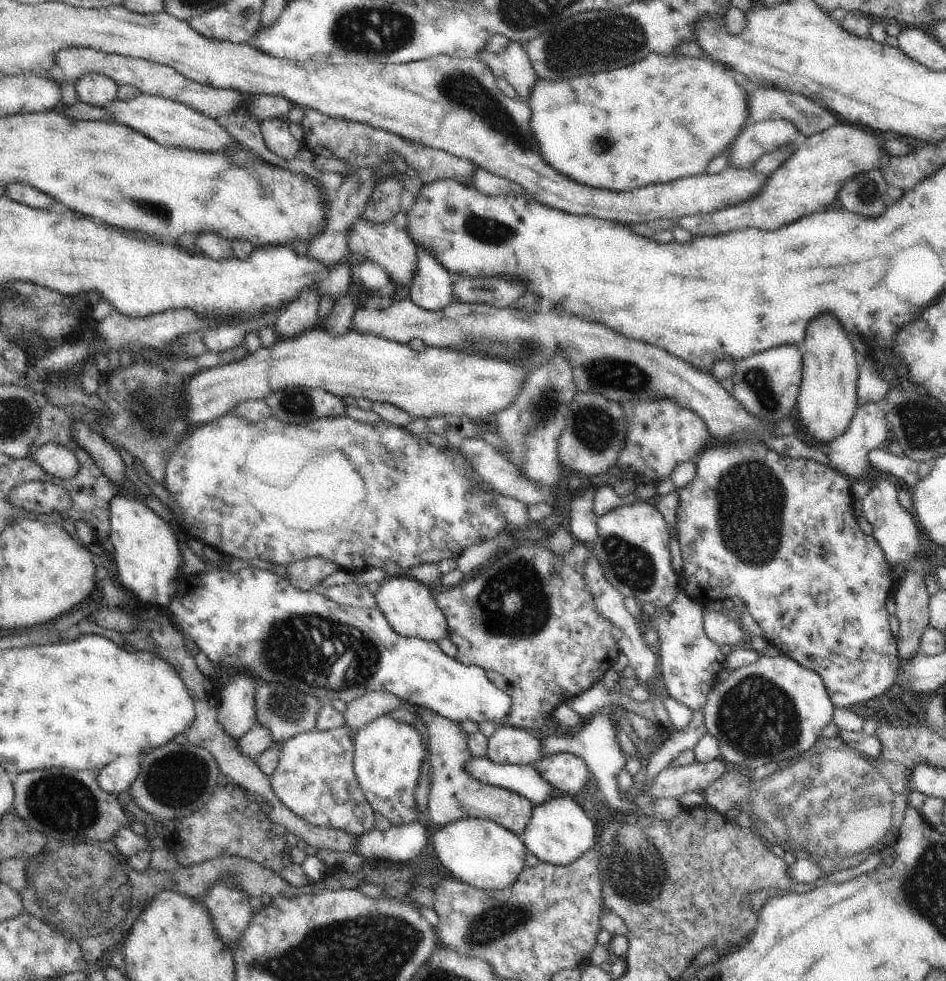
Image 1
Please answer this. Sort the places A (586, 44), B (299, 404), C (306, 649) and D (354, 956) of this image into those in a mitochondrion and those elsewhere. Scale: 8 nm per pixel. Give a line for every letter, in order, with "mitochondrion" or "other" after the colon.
A: mitochondrion
B: mitochondrion
C: mitochondrion
D: mitochondrion

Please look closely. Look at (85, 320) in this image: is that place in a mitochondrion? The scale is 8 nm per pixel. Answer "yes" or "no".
no

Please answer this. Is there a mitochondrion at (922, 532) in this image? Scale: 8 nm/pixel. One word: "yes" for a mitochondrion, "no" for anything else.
no

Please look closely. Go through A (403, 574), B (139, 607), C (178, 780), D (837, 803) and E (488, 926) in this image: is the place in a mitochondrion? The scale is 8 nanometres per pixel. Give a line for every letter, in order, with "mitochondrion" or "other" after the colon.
A: other
B: other
C: mitochondrion
D: mitochondrion
E: mitochondrion

